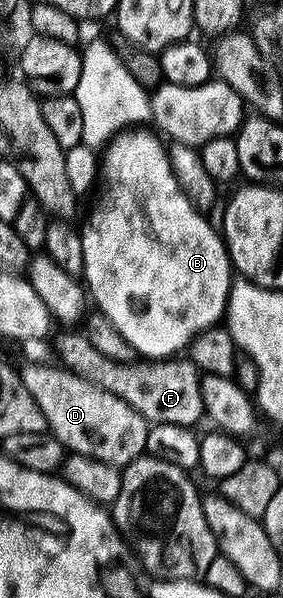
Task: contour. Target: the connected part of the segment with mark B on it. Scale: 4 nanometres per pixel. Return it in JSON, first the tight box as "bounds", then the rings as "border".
{"bounds":[80,126,235,354],"border":[[[133,126],[128,130],[120,131],[103,148],[103,155],[99,160],[99,191],[96,193],[97,201],[93,204],[93,209],[89,212],[89,221],[85,228],[80,229],[81,241],[83,242],[83,266],[85,275],[83,283],[88,295],[95,303],[96,311],[101,312],[112,322],[115,330],[127,338],[127,342],[133,347],[137,354],[177,354],[180,350],[188,349],[189,343],[197,337],[200,332],[220,325],[222,323],[225,307],[229,301],[229,288],[235,279],[235,269],[229,262],[229,252],[225,249],[225,242],[222,233],[216,227],[213,228],[205,221],[206,217],[198,212],[195,205],[179,190],[179,182],[175,182],[175,174],[171,170],[169,153],[166,145],[161,145],[160,135],[152,136],[149,132],[144,132],[145,128]]]}

